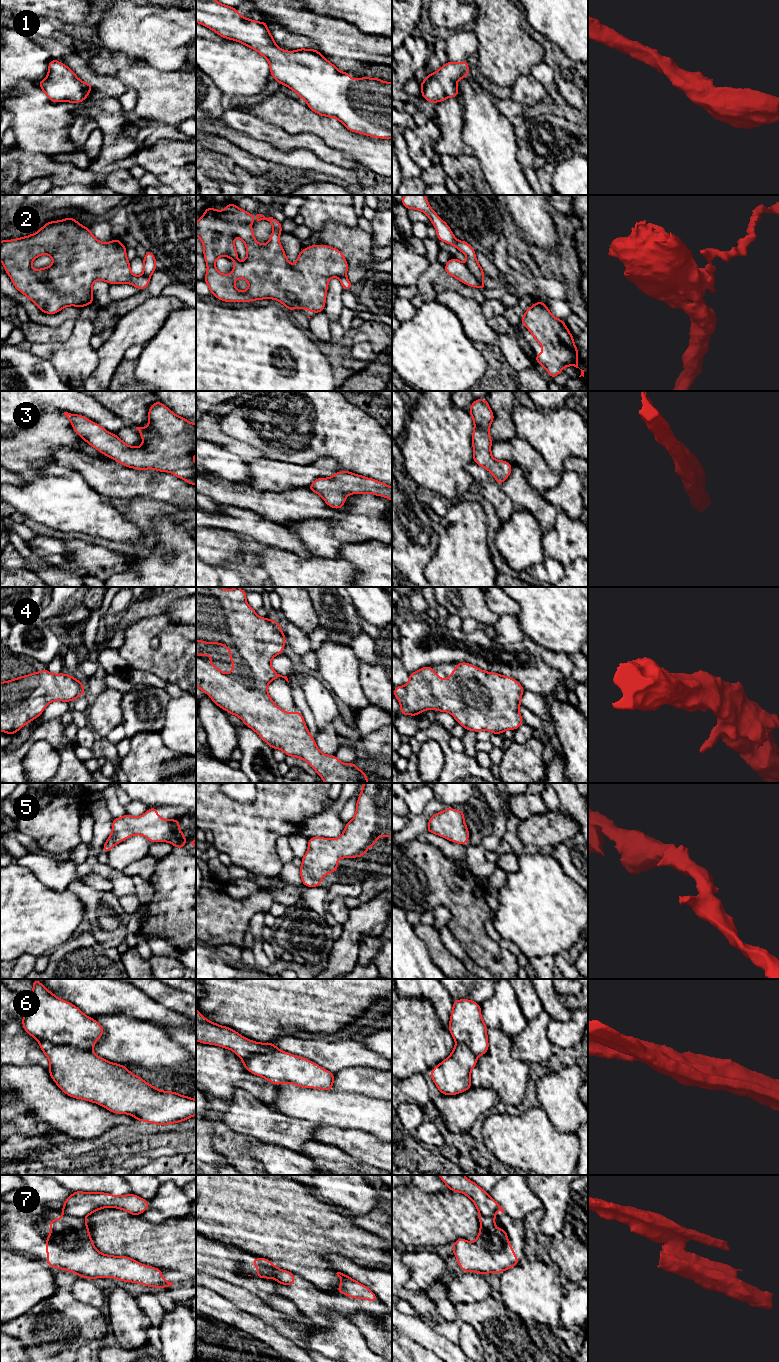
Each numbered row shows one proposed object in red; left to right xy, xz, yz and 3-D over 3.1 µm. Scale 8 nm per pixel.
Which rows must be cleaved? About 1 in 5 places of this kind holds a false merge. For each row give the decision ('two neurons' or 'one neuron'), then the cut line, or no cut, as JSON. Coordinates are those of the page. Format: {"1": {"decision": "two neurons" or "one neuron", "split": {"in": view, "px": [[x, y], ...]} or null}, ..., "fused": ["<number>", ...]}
{"1": {"decision": "one neuron", "split": null}, "2": {"decision": "two neurons", "split": {"in": "yz", "px": [[465, 264], [478, 281], [479, 286]]}}, "3": {"decision": "one neuron", "split": null}, "4": {"decision": "one neuron", "split": null}, "5": {"decision": "one neuron", "split": null}, "6": {"decision": "two neurons", "split": {"in": "xy", "px": [[38, 1039], [56, 1044], [72, 1045], [91, 1051]]}}, "7": {"decision": "two neurons", "split": {"in": "xy", "px": [[63, 1213], [83, 1219]]}}, "fused": ["2", "6", "7"]}

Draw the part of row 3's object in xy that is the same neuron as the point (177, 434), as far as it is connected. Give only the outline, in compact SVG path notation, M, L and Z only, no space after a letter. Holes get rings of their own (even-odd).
M157 400L149 408L148 427L136 427L143 440L143 444L140 447L127 445L117 435L108 432L83 415L68 412L63 414L72 423L74 431L103 455L126 467L137 470L154 469L160 472L170 472L187 483L196 485L196 470L194 469L196 462L193 458L196 454L196 423L190 423L188 419L176 415L160 401Z

